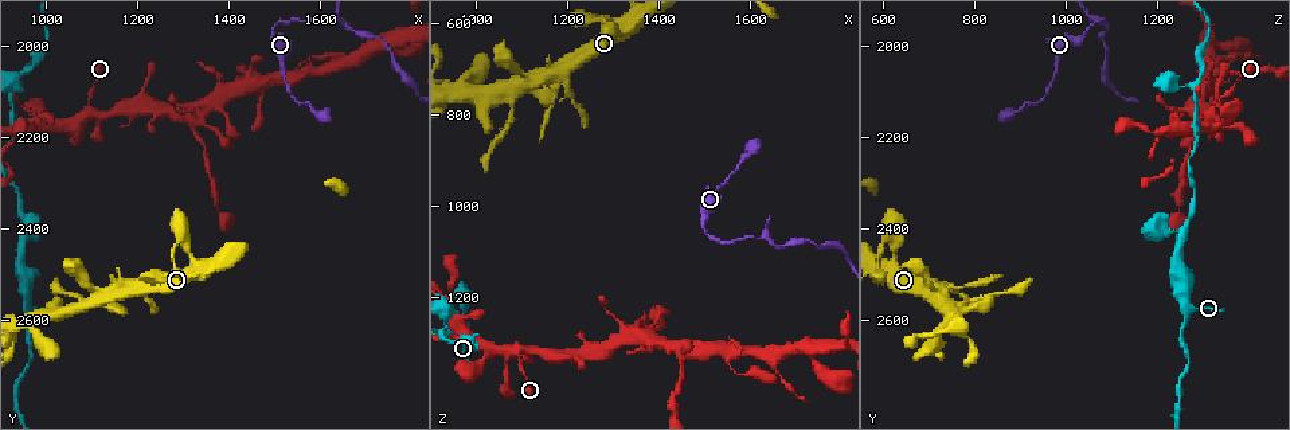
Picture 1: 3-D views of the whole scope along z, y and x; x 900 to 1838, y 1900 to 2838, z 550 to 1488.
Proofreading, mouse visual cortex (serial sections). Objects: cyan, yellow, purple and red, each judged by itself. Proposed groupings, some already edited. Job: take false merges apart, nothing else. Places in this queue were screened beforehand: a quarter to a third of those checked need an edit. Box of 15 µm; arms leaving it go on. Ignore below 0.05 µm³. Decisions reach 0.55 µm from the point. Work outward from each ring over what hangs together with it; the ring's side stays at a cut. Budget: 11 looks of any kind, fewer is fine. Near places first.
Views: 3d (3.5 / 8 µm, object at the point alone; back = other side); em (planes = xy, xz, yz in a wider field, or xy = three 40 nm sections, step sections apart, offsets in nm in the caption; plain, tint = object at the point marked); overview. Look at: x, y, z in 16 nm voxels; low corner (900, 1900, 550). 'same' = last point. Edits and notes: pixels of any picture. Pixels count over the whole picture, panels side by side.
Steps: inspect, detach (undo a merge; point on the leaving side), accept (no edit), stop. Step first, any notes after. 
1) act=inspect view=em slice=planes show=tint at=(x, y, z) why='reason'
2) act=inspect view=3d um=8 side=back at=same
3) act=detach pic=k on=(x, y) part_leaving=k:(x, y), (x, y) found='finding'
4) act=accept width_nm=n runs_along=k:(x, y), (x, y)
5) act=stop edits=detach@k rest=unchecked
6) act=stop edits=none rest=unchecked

act=inspect view=3d um=3.5 at=(1515, 2055, 975) why='sudden change in width'

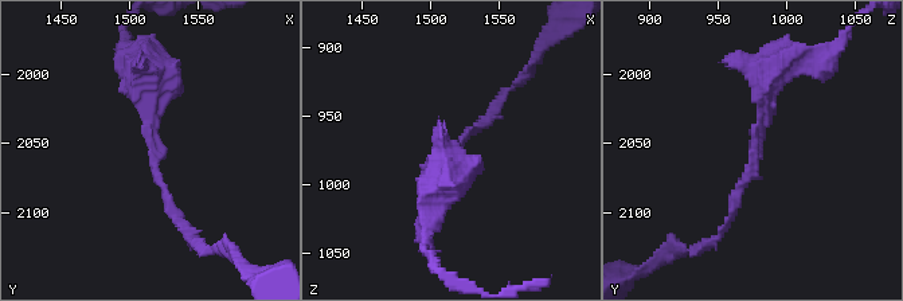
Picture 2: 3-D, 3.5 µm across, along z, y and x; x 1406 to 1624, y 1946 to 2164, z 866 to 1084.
act=inspect view=em slice=planes show=tint at=(1520, 2062, 980) why='shape alone is not enough'

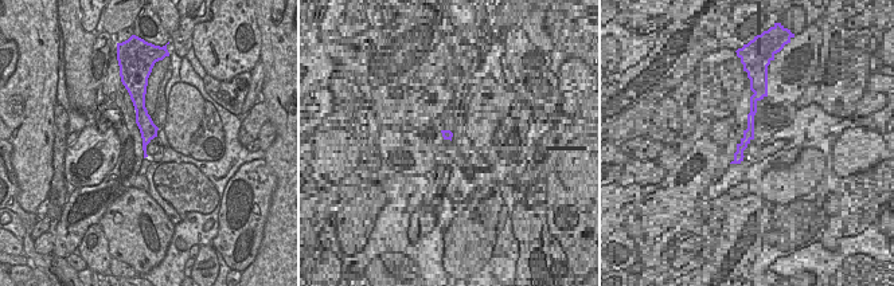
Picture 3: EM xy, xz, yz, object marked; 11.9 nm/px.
act=accept runs_along=2:(144, 71), (156, 178), (186, 231) found='continuous, no second cell'

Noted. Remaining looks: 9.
act=inspect view=3d um=3.5 side=back at=(1215, 2550, 770) why='thin neck'

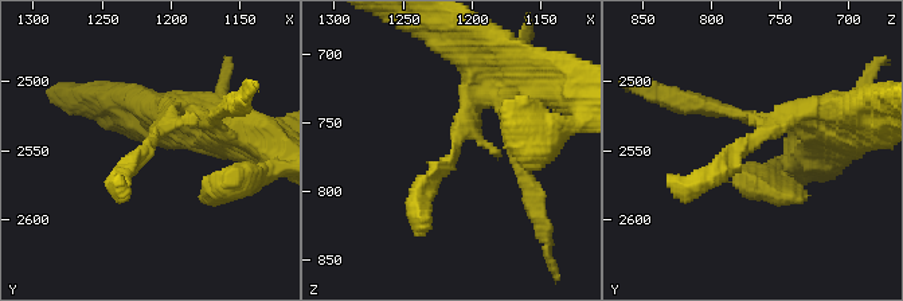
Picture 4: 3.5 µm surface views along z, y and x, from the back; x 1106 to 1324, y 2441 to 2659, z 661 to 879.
act=accept runs_along=4:(823, 108), (781, 116), (688, 191) found='continuous, no second cell'

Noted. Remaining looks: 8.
act=inspect view=3d um=3.5 at=(1090, 2140, 1315) why='thick turns thin'

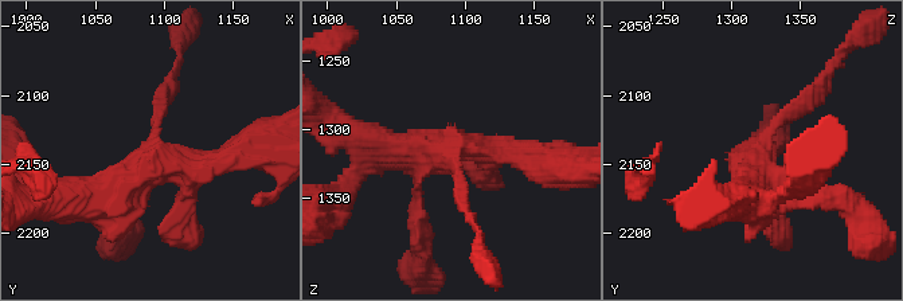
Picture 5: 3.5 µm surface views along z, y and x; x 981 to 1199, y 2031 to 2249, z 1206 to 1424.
act=inspect view=em slice=xy step=2 show=tint at=(1088, 2142, 1318)

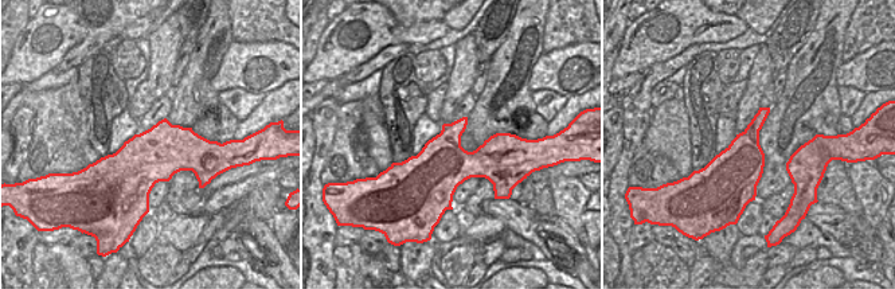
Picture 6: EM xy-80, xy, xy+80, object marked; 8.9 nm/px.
act=inspect view=em slice=xy step=5 show=tint at=same why='another direction'

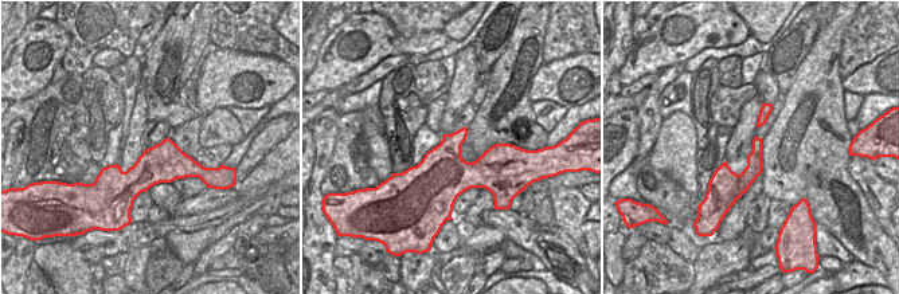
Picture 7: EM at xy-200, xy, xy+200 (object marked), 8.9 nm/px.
act=accept arm_widths_nm=200,250,300,450 runs_along=5:(816, 86), (757, 160) found='one cell here'

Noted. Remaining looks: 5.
act=inspect view=3d um=3.5 side=back at=(1345, 2225, 1270) why='narrows sharply'

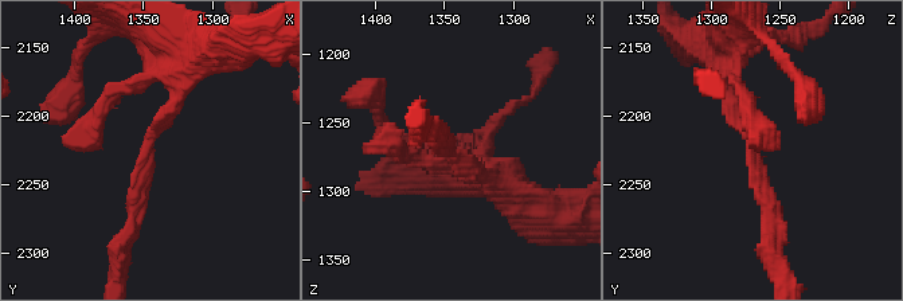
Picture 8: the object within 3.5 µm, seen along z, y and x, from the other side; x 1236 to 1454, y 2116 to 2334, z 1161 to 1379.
act=inspect view=em slice=xy step=2 show=tint at=(1344, 2228, 1268) why='need the tissue'

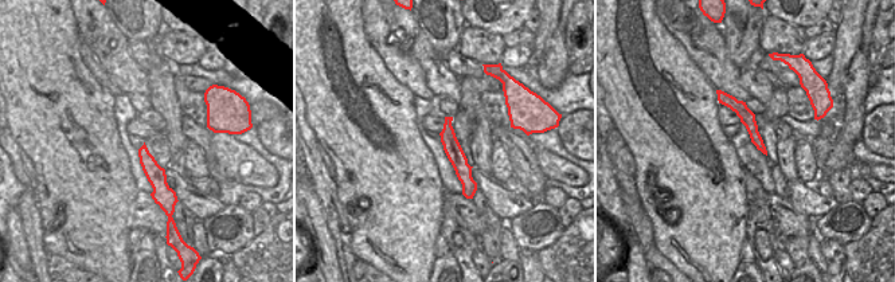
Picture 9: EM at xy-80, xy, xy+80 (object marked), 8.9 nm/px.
act=accept arm_widths_nm=200,200 runs_along=8:(183, 81), (149, 139), (125, 238) found='continuous, no second cell'

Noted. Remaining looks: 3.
act=stop edits=none rest=unchecked

